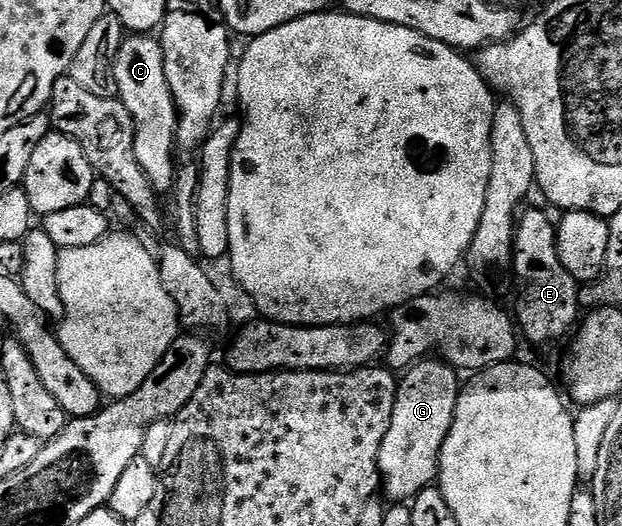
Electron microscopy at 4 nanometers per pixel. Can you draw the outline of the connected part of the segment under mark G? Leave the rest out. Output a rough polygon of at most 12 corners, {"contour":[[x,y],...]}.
{"contour":[[405,369],[378,455],[387,501],[437,481],[459,373]]}

